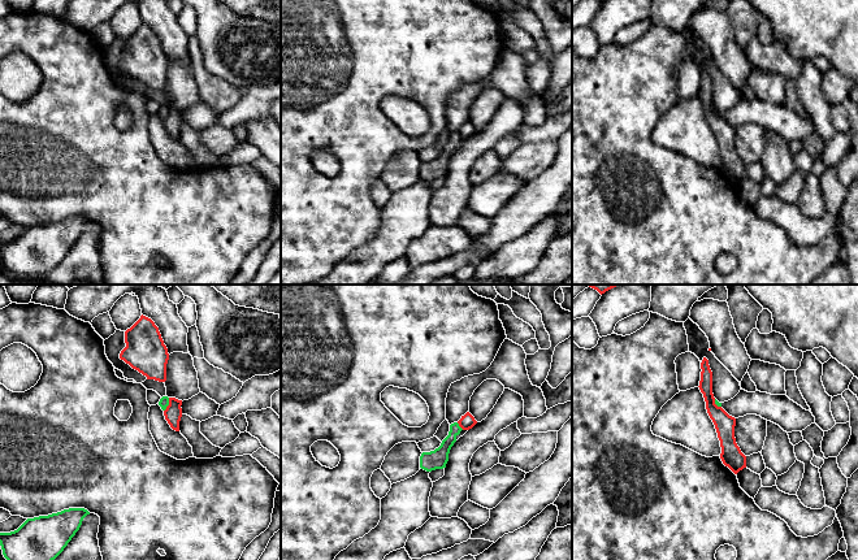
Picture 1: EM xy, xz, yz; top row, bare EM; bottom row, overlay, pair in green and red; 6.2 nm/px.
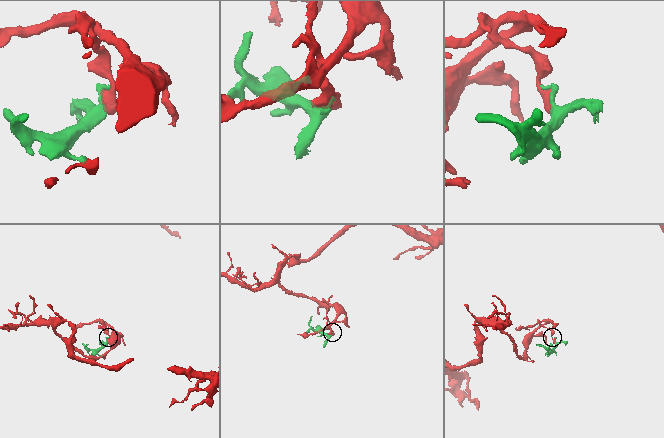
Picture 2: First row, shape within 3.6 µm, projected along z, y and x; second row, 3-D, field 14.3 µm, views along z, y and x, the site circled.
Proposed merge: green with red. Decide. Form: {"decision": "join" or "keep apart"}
{"decision": "keep apart"}

